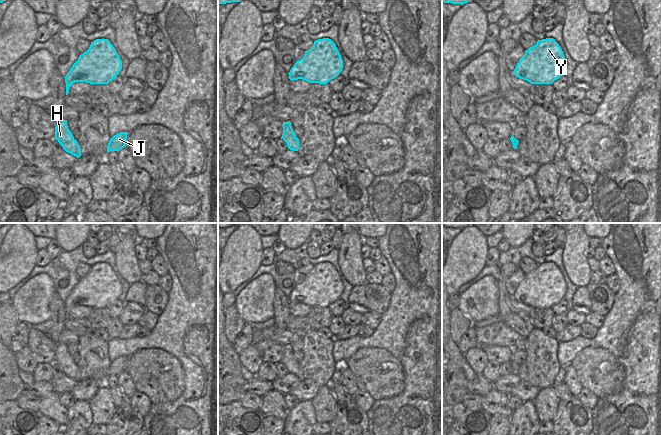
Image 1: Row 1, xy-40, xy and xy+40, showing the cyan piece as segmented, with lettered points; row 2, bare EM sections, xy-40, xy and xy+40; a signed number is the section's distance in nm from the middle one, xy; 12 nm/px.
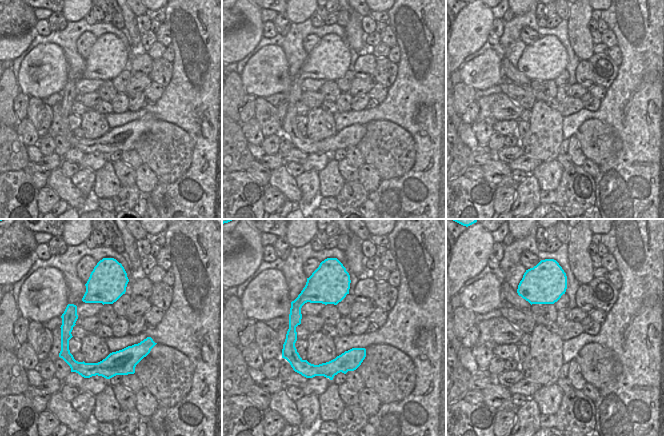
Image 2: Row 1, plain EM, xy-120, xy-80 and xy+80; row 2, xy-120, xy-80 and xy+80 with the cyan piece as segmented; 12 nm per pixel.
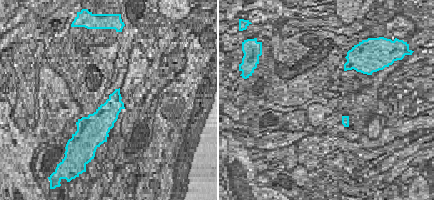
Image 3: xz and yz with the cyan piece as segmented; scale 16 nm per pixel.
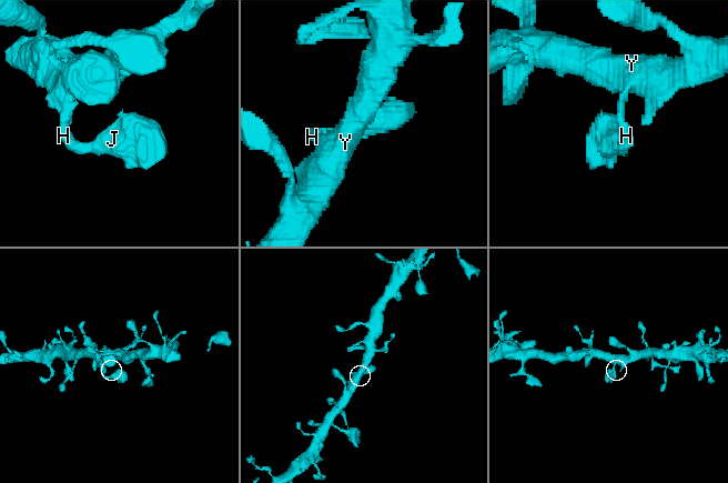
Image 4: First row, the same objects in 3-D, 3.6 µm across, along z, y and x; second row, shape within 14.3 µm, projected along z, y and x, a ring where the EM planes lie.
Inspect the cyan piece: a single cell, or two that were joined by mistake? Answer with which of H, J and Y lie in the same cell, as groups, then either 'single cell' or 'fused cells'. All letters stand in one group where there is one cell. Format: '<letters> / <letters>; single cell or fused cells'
H J Y; single cell

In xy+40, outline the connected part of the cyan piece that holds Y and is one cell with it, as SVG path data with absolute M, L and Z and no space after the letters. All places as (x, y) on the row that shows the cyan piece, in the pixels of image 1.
M553 38L538 40L525 51L513 73L531 84L552 84L566 69L566 59Z

